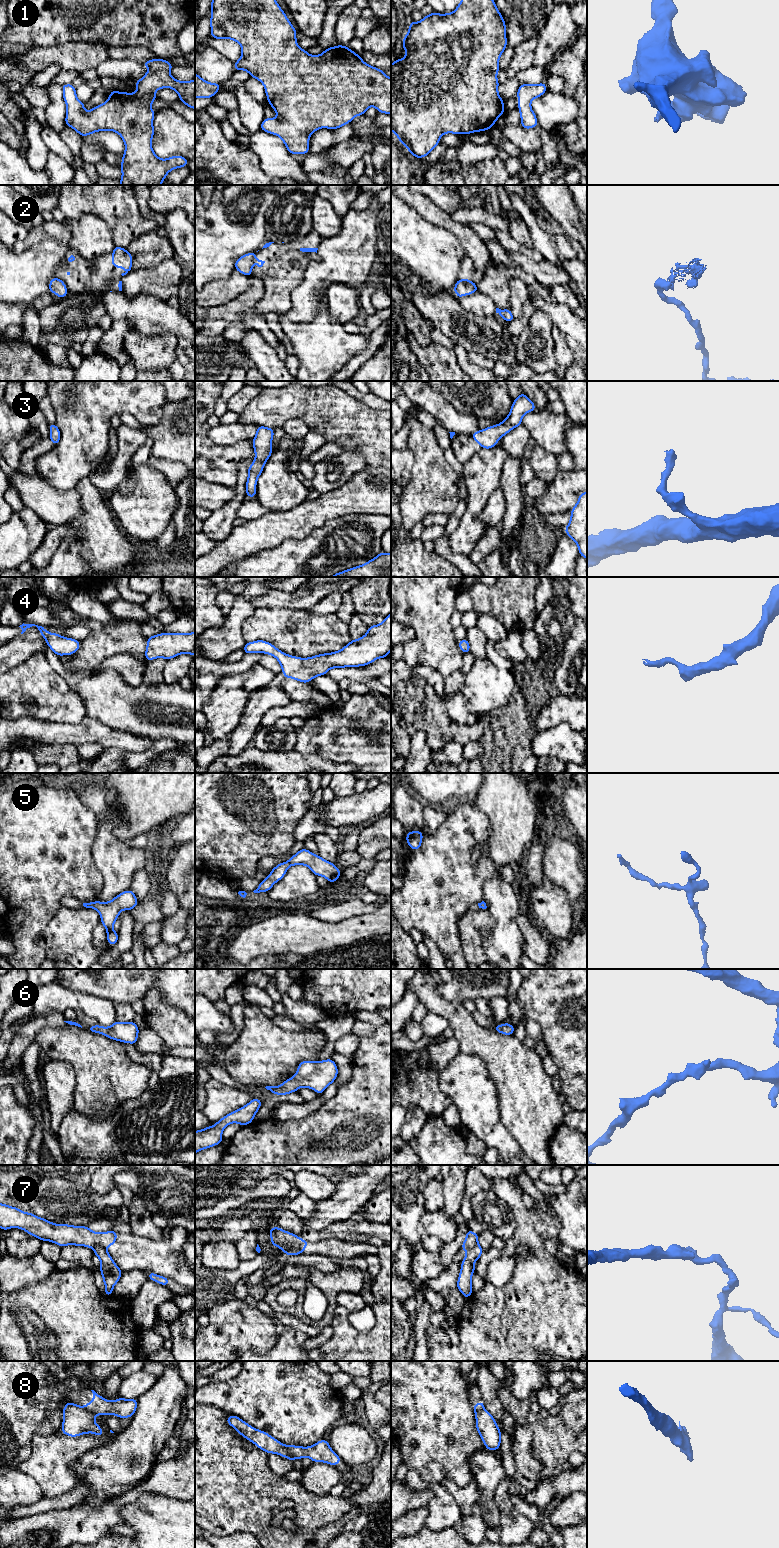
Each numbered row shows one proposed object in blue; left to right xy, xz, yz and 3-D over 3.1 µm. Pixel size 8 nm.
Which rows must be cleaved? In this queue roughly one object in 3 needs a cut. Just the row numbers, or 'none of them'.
2, 7, 8

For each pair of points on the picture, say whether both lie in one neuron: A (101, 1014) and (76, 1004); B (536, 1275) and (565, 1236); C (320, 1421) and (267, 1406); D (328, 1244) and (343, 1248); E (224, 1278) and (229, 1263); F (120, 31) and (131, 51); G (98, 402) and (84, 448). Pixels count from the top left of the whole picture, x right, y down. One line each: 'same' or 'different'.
A: same
B: different
C: same
D: same
E: different
F: different
G: same

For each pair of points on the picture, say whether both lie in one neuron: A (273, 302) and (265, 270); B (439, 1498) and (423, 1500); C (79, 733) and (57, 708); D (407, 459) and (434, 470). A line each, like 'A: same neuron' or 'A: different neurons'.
A: same neuron
B: different neurons
C: different neurons
D: different neurons

